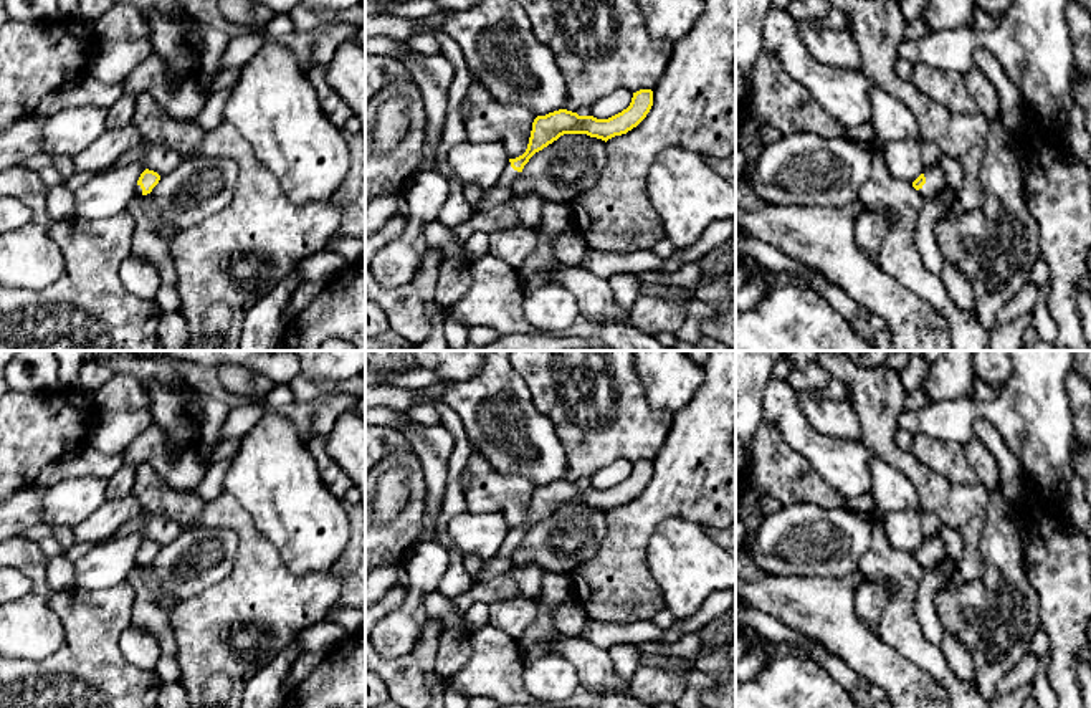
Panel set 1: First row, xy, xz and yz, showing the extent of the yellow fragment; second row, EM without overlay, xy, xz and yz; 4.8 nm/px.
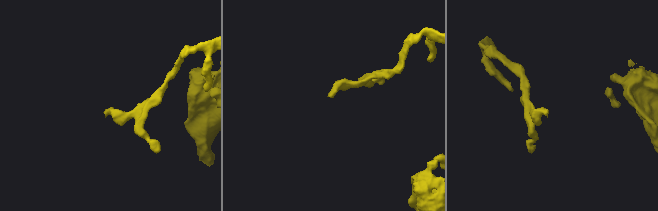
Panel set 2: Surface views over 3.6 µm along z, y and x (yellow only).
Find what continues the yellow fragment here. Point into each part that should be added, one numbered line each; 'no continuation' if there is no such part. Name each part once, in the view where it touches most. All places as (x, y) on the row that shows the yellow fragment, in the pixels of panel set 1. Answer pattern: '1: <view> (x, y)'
1: yz (934, 177)

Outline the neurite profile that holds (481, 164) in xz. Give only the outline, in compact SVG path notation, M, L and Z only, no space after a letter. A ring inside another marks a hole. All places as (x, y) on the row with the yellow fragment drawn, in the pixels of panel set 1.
M471 142L456 144L446 155L446 174L450 180L458 179L463 187L478 185L484 192L498 185L498 180L509 162L503 142Z

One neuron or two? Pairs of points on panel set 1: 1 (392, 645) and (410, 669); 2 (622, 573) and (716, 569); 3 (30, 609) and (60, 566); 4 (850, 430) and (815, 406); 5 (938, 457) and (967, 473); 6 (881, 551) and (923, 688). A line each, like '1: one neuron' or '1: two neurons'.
1: two neurons
2: two neurons
3: two neurons
4: one neuron
5: one neuron
6: two neurons

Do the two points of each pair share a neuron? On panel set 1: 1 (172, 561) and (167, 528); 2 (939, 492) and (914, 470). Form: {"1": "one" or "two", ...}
{"1": "two", "2": "one"}

